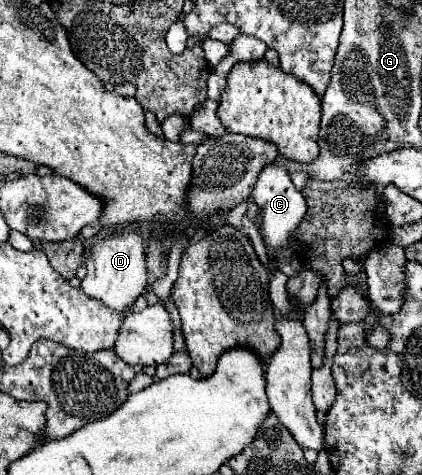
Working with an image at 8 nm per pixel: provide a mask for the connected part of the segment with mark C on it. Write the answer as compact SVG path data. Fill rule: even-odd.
M268 165L264 167L264 171L258 175L258 181L254 185L252 191L252 199L258 207L258 231L264 239L264 245L268 249L272 249L274 253L278 253L284 247L290 247L290 239L292 239L292 231L300 225L304 213L306 213L306 201L302 197L300 191L296 191L296 187L290 181L290 175L284 167L280 165Z

